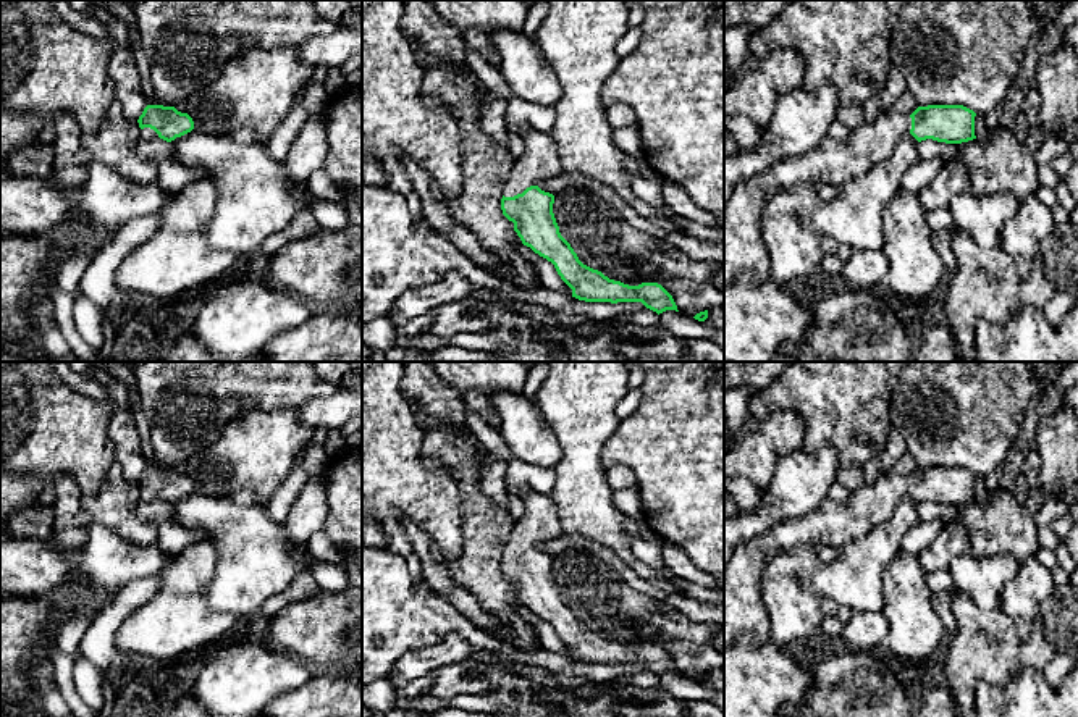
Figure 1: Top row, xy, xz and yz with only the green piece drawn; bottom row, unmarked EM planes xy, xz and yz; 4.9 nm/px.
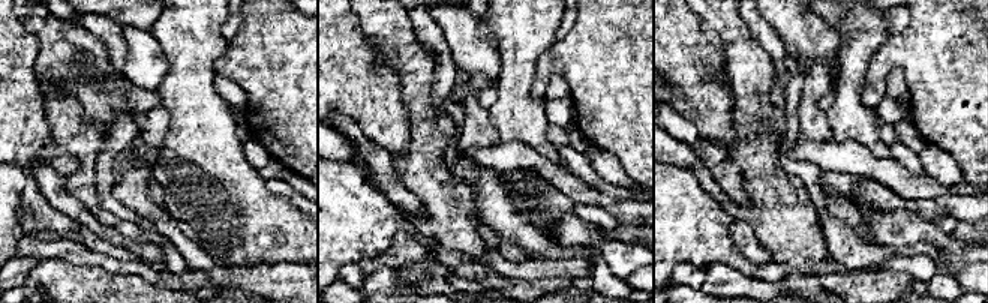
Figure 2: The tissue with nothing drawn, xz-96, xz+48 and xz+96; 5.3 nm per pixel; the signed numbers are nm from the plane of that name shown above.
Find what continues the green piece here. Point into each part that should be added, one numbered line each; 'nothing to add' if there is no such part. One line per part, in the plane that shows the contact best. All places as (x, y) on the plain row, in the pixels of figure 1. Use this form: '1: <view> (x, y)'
1: xz (540, 522)

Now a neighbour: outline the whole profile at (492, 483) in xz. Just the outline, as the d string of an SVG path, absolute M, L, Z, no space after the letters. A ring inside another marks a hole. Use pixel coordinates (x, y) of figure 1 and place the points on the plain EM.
M490 454L490 465L482 473L480 491L483 496L491 499L496 505L507 510L509 507L509 491L507 491L507 460L498 454Z

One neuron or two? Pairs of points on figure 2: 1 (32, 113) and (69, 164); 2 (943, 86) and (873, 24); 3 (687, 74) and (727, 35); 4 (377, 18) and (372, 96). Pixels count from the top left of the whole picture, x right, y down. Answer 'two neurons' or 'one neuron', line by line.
1: one neuron
2: two neurons
3: two neurons
4: two neurons

